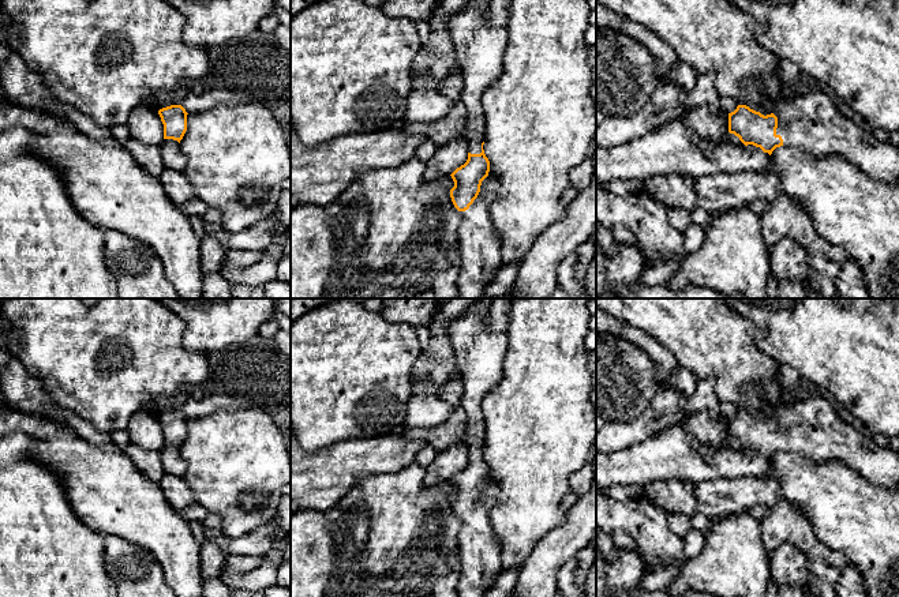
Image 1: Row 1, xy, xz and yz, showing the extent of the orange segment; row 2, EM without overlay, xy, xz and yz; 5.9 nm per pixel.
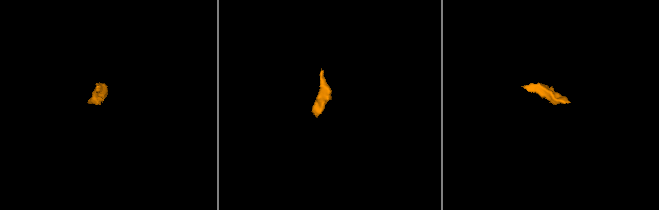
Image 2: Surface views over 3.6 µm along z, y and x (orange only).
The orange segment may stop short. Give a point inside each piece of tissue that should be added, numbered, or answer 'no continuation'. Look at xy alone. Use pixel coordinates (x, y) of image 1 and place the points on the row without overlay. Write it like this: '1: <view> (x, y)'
1: xy (172, 460)

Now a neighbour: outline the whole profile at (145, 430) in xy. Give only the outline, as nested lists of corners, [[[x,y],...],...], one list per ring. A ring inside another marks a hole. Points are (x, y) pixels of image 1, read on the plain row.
[[[138,412],[127,425],[131,443],[145,450],[160,453],[164,446],[164,429],[158,417],[149,412]]]

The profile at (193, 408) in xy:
[[[213,394],[205,395],[201,399],[188,397],[180,410],[187,418],[198,418],[221,410],[237,410],[252,406],[261,405],[248,398],[241,398],[237,395]]]

